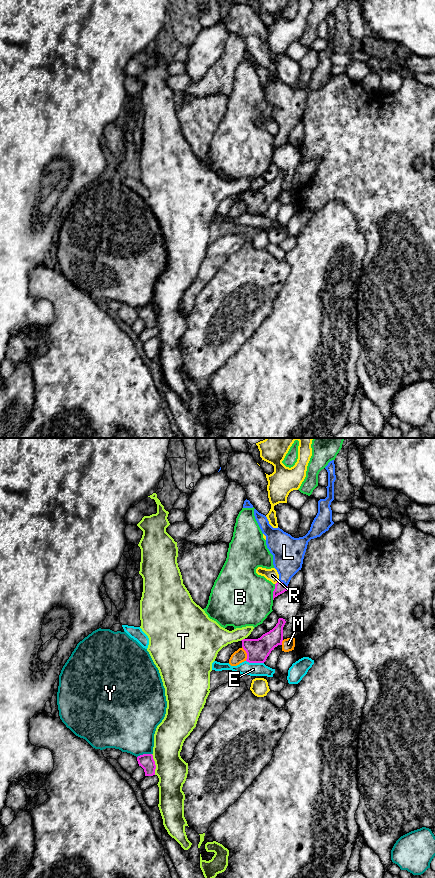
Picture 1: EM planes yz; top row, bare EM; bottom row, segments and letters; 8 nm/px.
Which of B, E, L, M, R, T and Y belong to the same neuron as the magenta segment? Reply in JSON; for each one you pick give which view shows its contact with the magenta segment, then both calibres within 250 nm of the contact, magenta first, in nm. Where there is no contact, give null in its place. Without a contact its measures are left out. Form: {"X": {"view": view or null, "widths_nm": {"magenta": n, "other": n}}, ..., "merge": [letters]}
{"L": {"view": "yz", "widths_nm": {"magenta": 90, "other": 260}}, "merge": ["L"]}

